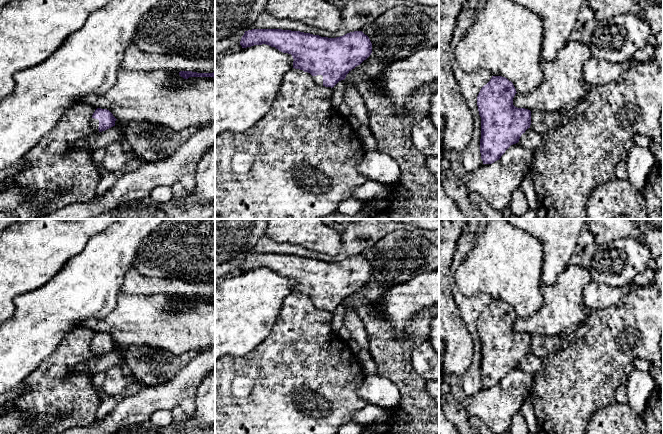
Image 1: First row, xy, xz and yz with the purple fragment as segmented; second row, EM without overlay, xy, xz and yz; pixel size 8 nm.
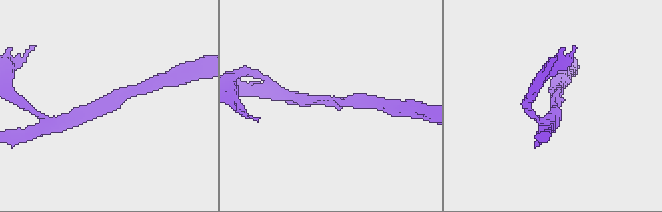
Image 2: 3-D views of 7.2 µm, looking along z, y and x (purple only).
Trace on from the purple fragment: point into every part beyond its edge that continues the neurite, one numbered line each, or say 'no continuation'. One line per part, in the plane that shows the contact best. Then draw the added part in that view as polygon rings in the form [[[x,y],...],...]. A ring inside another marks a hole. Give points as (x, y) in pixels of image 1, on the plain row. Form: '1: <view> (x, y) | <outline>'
1: xz (318, 303) | [[[322,299],[312,300],[312,302],[318,309],[323,309],[323,300]]]

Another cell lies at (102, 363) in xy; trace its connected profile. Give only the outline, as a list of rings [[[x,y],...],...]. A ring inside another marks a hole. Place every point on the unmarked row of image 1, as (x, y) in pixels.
[[[124,348],[113,350],[105,355],[99,357],[92,357],[84,366],[86,366],[91,373],[100,373],[111,369],[124,363]]]

